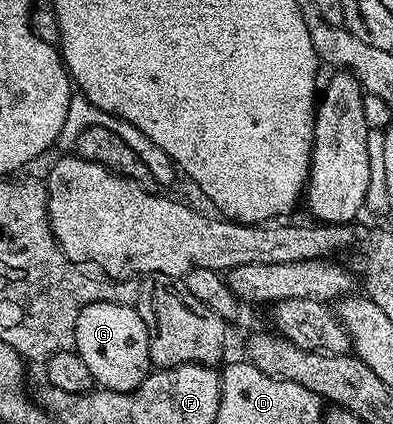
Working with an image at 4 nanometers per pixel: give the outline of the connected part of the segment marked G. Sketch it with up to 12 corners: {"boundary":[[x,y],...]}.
{"boundary":[[135,307],[78,313],[76,354],[105,391],[150,373],[150,337]]}

